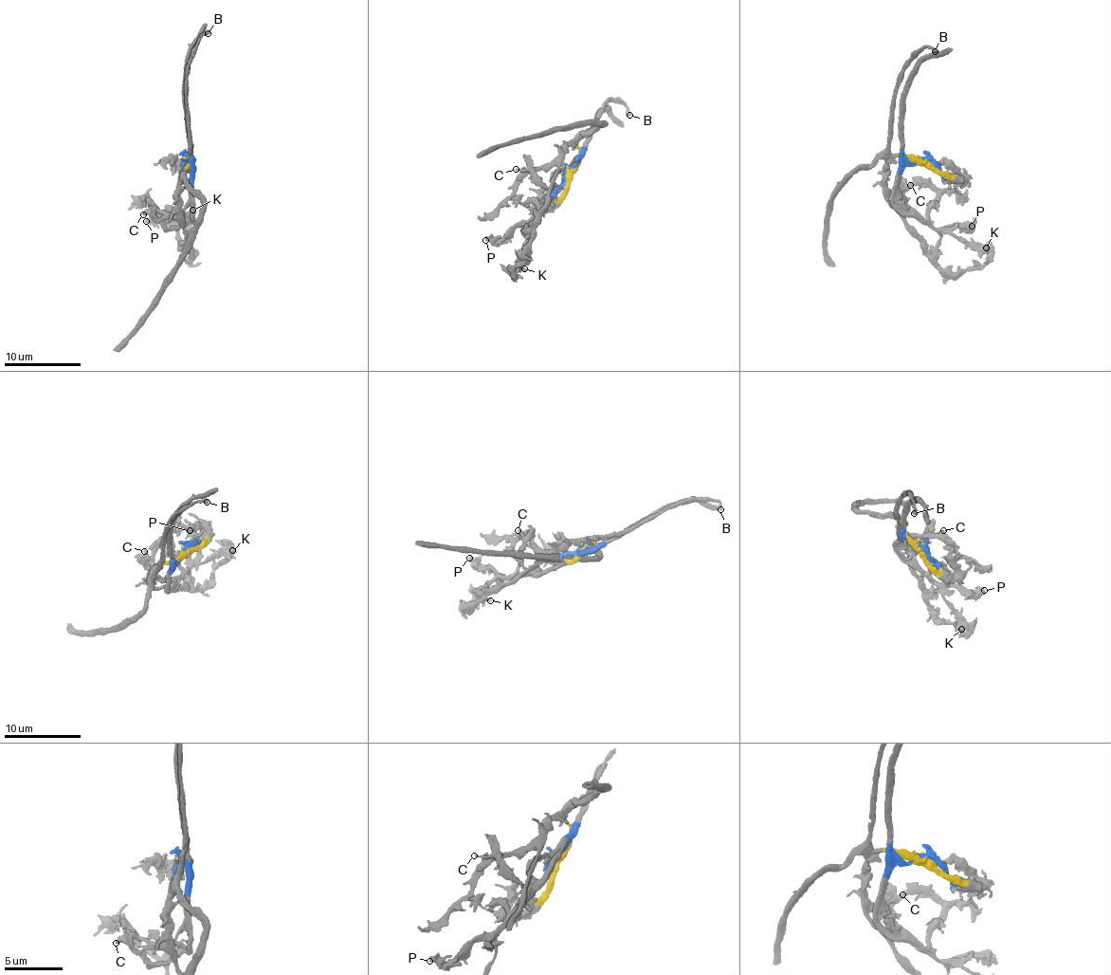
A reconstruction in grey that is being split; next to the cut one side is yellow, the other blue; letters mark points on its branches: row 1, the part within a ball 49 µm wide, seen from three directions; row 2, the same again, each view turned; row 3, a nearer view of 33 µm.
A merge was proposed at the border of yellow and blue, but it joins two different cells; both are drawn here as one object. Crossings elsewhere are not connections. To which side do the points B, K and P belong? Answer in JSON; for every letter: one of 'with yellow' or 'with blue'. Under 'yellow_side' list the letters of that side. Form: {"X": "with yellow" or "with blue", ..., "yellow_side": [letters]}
{"B": "with yellow", "K": "with blue", "P": "with blue", "yellow_side": ["B"]}

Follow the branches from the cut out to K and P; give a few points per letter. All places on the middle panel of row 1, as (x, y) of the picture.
K: (569, 171), (577, 158), (557, 173), (549, 199), (531, 222), (519, 261), (519, 267), (524, 269)
P: (569, 171), (577, 158), (569, 168), (557, 173), (549, 198), (526, 221), (500, 239), (485, 240)

